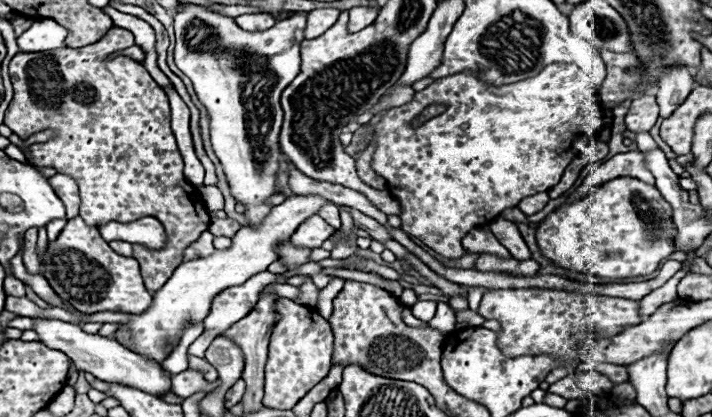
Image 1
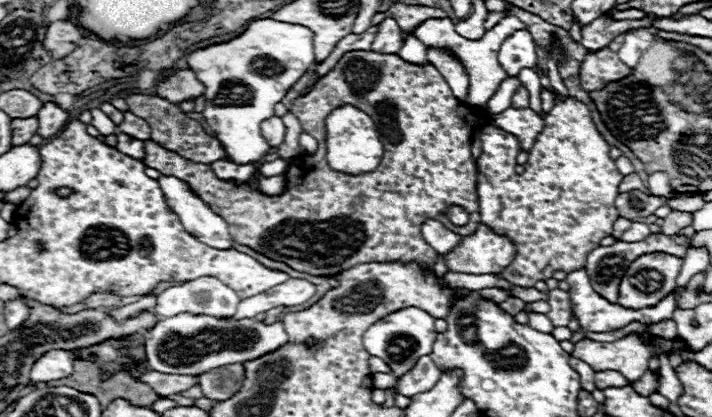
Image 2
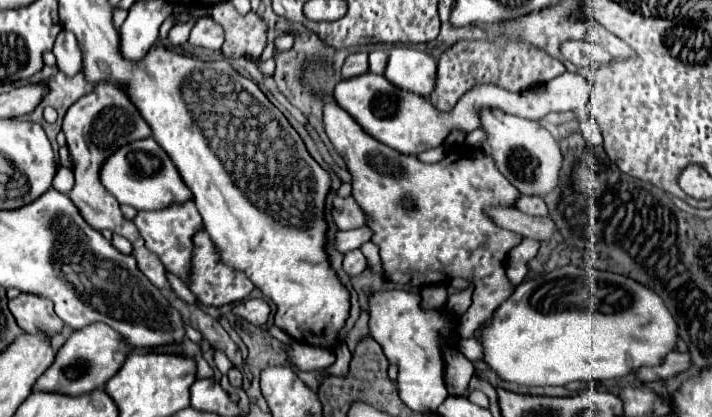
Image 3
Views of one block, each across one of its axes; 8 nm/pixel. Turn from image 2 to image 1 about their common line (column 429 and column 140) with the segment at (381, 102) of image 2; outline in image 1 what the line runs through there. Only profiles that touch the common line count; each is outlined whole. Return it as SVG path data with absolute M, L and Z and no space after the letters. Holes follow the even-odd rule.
M112 28L96 44L84 48L58 48L30 54L18 52L10 60L14 98L6 110L4 124L20 138L28 138L40 130L54 130L54 138L30 146L32 164L50 166L78 182L82 200L80 216L86 220L86 224L100 226L112 220L128 224L144 216L154 216L164 224L168 240L162 250L134 248L134 258L140 262L144 284L150 292L156 292L184 260L184 250L208 230L210 216L206 206L200 204L200 194L196 188L184 182L184 162L170 130L170 106L164 90L152 80L146 68L132 58L108 58L108 54L130 46L134 46L134 36L128 30Z

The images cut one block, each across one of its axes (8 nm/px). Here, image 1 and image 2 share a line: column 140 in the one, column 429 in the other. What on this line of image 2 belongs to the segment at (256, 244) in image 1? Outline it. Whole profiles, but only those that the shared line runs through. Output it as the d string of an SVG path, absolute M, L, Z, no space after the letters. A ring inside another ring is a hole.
M412 306L412 308L396 310L392 314L384 316L382 320L378 320L376 324L372 324L364 332L364 348L372 356L382 358L394 370L394 376L398 378L398 376L406 374L408 370L412 370L420 356L432 352L432 346L436 342L436 334L438 332L434 328L434 316L430 316L426 310Z

